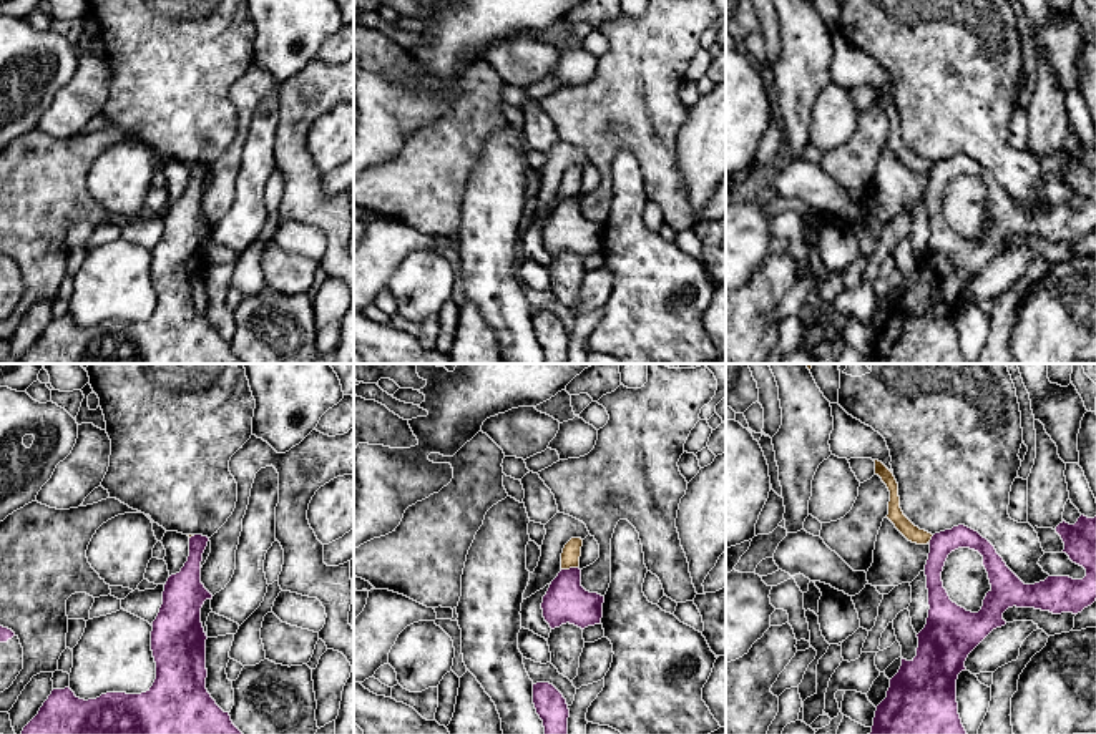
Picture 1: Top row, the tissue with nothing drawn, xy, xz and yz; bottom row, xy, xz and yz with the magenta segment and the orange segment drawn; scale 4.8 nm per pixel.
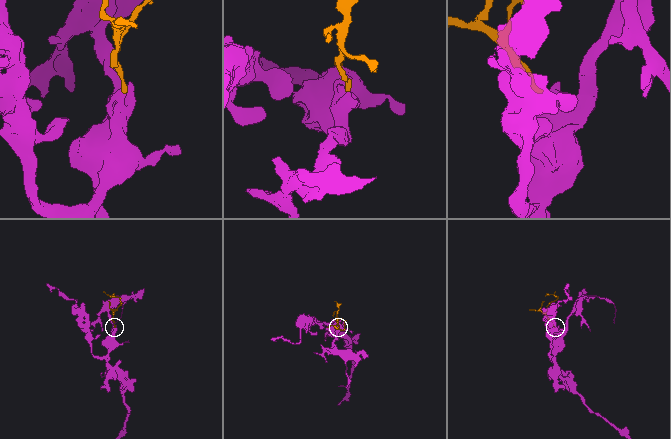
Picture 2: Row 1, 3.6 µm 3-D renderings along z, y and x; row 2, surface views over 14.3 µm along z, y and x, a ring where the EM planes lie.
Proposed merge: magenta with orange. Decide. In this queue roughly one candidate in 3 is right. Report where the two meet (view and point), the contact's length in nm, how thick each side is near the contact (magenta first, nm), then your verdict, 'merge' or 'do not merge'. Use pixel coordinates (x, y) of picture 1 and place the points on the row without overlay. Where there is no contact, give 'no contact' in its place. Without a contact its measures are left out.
meets magenta in xz at (570, 196); contact 80 nm long; 200 nm thick on the magenta side, 100 nm on the other; do not merge

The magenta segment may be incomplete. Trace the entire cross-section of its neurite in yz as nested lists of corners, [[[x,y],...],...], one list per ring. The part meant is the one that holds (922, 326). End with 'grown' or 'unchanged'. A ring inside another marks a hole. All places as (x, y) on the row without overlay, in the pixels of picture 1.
[[[1081,143],[1074,153],[1064,148],[1056,154],[1064,171],[1063,181],[1086,198],[1083,208],[1069,204],[1048,204],[1045,209],[1025,213],[996,181],[995,174],[978,159],[958,153],[935,161],[930,168],[930,181],[925,193],[928,218],[928,246],[917,262],[918,276],[912,289],[902,286],[898,301],[890,307],[887,325],[877,334],[870,364],[968,364],[957,330],[957,307],[965,299],[968,282],[996,256],[1006,252],[1003,241],[1008,236],[1035,236],[1053,242],[1078,242],[1096,229],[1096,144]],[[958,176],[970,176],[983,184],[991,218],[978,241],[966,239],[953,231],[943,216],[942,199],[948,183]]]; unchanged

